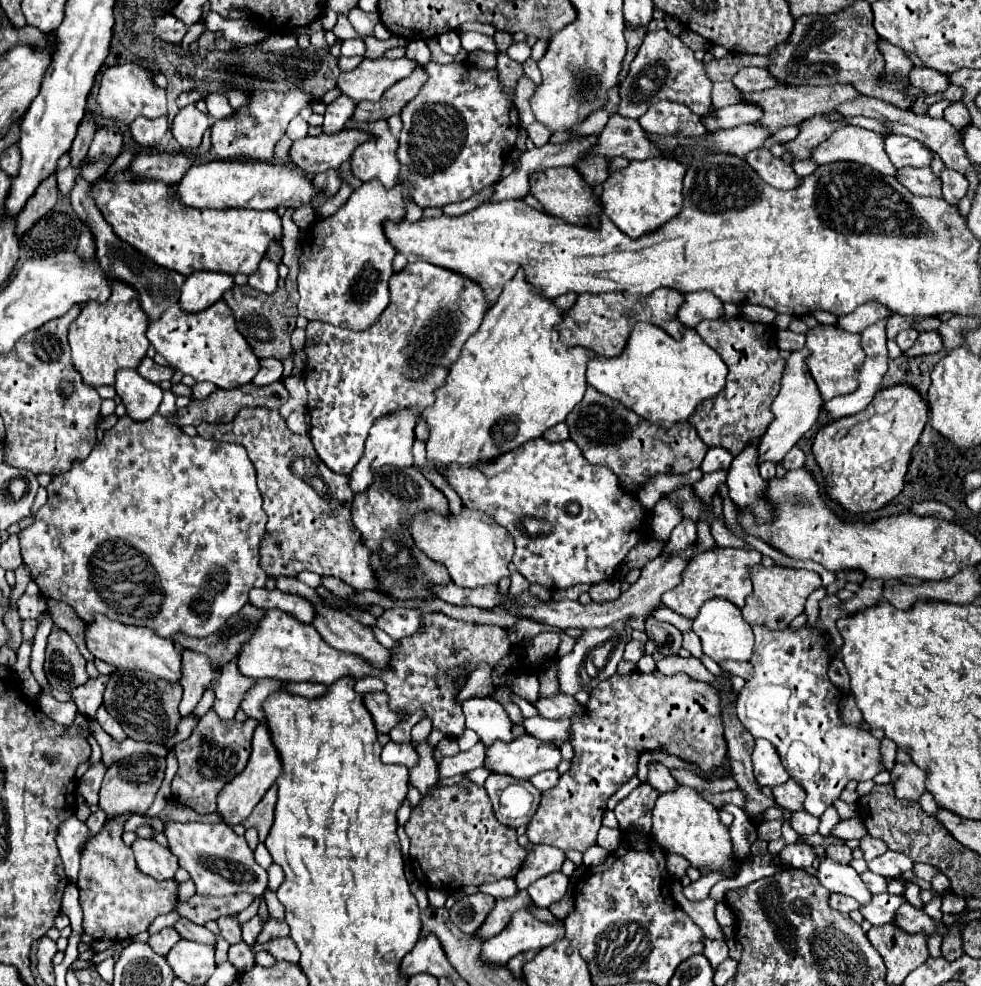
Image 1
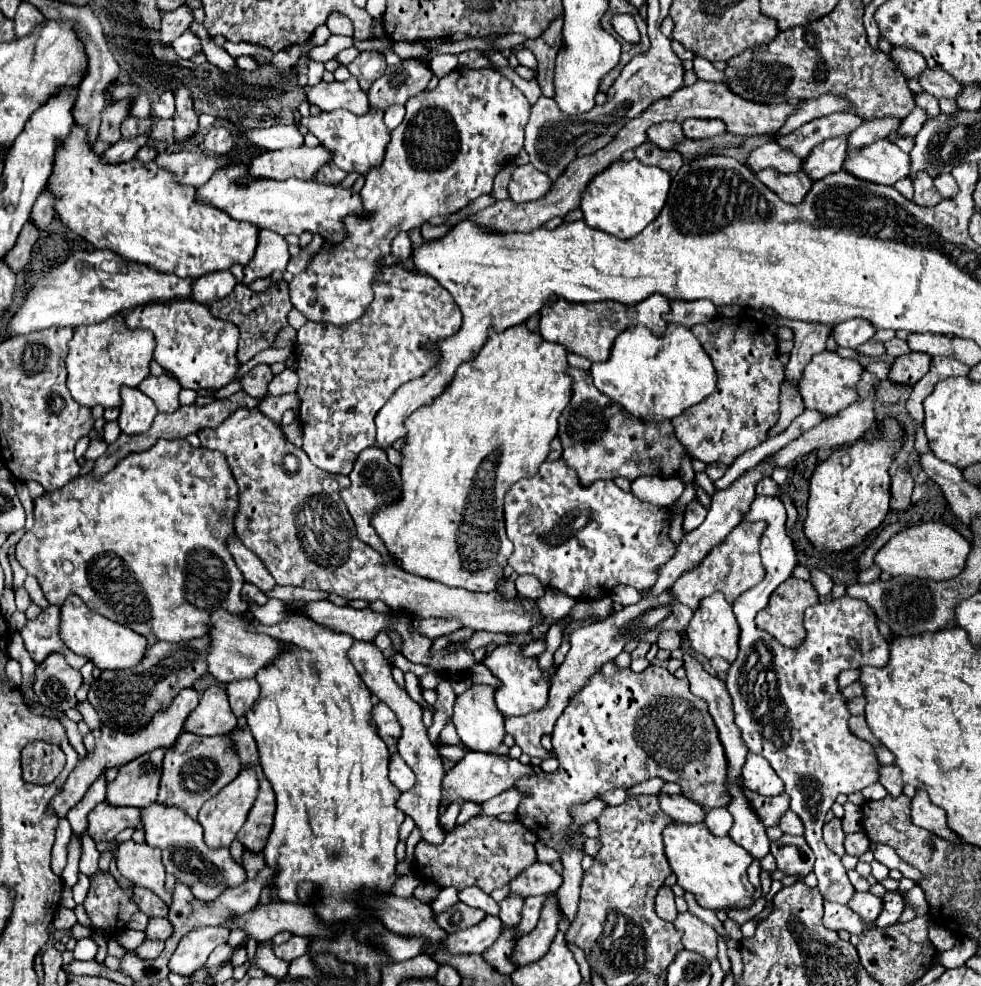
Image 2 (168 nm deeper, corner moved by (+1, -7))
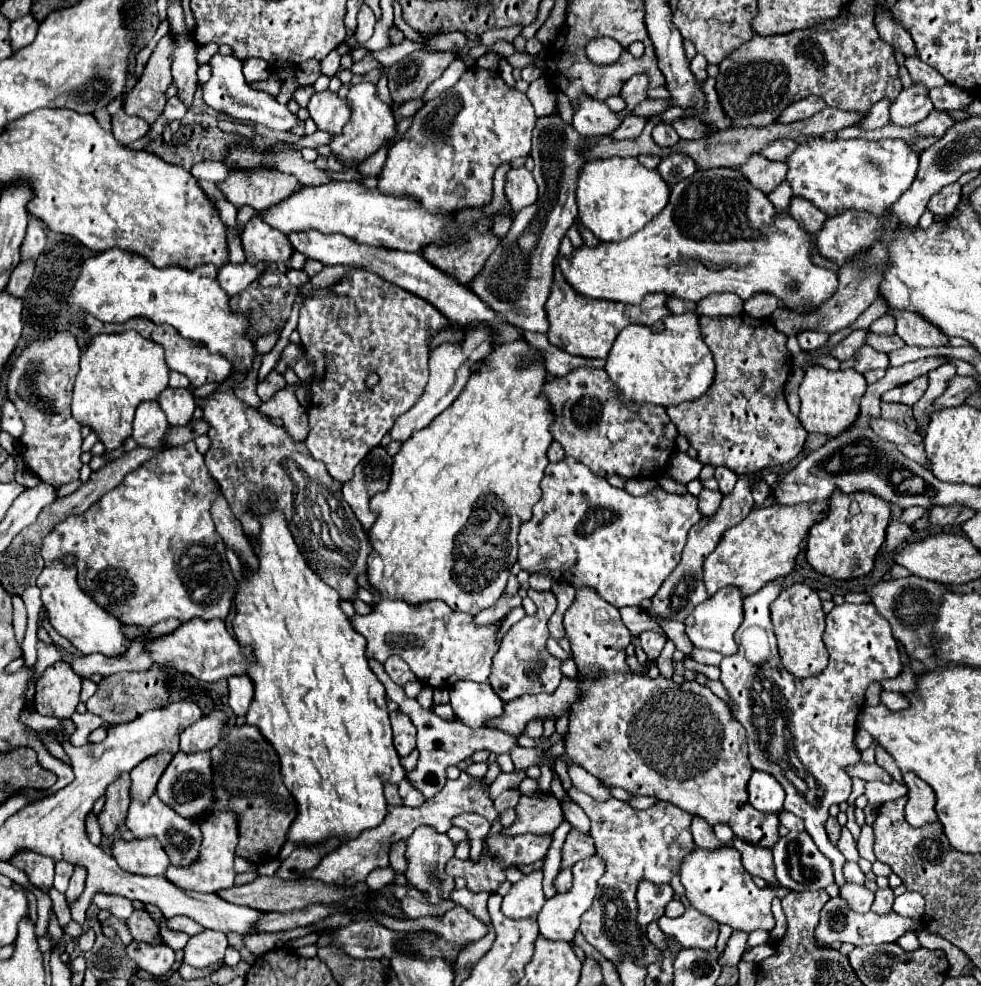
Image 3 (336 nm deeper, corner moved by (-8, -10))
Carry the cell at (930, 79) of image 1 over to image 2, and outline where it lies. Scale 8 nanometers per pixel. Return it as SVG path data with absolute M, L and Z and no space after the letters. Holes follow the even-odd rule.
M893 46L889 56L897 64L897 68L903 72L905 78L919 78L919 72L923 72L927 68L923 56L919 56L913 50L901 48L901 46Z

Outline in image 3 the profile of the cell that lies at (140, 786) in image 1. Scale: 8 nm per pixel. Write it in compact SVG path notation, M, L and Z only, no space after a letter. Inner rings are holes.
M160 753L144 759L144 763L134 767L130 771L130 777L132 777L130 799L140 799L146 803L156 793L156 785L170 761L172 761L170 753Z

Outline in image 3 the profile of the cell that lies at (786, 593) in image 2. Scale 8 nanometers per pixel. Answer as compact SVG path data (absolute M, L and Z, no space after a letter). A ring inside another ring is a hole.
M794 583L792 587L780 593L780 597L772 603L770 611L772 611L772 625L774 625L778 651L784 667L796 677L818 675L828 665L828 651L822 641L824 611L818 593L804 583Z

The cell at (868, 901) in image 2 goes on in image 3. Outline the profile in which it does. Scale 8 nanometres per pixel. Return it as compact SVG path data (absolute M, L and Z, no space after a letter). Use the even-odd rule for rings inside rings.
M846 883L844 887L840 887L840 897L846 899L846 903L852 907L852 911L858 913L868 913L872 907L872 899L874 893L868 891L864 885L854 885L854 883Z

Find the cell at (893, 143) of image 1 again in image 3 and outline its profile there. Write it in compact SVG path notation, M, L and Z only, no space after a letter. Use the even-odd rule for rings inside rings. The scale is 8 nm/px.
M810 139L800 143L786 163L786 179L790 181L794 195L812 201L826 215L836 215L844 209L882 215L914 181L918 155L902 139Z

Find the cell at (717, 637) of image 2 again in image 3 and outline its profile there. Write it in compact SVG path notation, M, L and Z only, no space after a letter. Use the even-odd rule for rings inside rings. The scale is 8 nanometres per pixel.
M722 587L714 597L700 603L684 621L686 633L692 639L692 643L698 649L710 649L722 655L734 655L736 651L734 633L742 623L742 599L744 597L740 595L740 591L736 591L736 587Z

